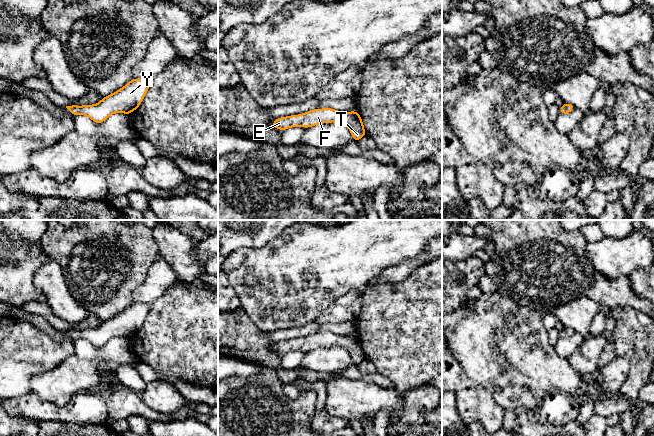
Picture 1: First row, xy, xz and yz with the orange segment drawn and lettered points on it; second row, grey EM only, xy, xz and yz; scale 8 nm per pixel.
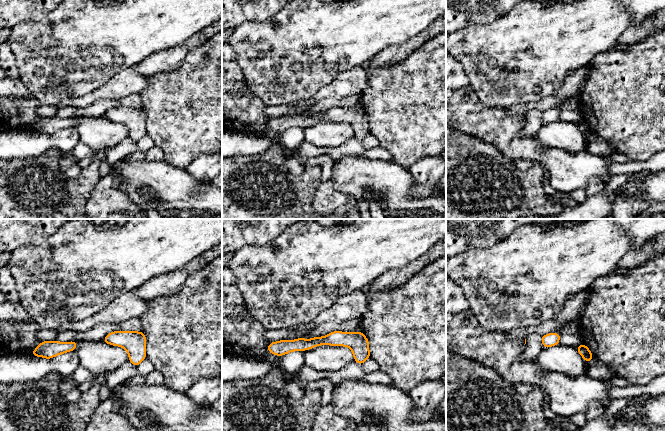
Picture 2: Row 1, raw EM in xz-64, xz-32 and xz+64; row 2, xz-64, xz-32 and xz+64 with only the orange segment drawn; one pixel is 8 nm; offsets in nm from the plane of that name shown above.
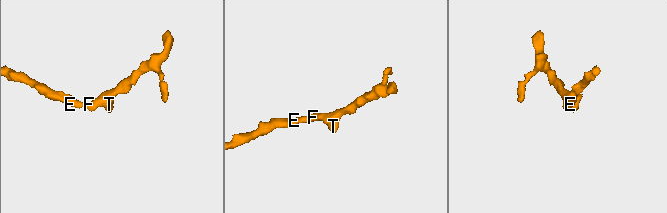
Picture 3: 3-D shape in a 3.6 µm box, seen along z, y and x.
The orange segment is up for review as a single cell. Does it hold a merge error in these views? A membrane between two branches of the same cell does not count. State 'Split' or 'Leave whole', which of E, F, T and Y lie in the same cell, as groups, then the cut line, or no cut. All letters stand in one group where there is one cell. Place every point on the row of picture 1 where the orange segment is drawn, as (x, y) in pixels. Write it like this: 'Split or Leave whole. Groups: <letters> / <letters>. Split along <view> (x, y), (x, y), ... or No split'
Leave whole. Groups: E F T Y. No split

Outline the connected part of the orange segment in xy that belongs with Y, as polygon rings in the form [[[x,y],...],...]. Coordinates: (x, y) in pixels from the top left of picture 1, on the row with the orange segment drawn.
[[[132,79],[124,87],[115,93],[103,97],[94,105],[76,106],[66,108],[74,115],[85,115],[95,123],[104,122],[113,113],[130,114],[136,110],[144,99],[150,87],[150,81],[146,79]]]

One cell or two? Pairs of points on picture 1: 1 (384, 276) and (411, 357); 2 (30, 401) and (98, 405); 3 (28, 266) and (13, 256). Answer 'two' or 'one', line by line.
1: two
2: one
3: one

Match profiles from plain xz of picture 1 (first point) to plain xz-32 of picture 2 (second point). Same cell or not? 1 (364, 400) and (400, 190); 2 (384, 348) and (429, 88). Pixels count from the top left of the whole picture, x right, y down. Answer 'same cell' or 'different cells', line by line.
1: same cell
2: same cell

